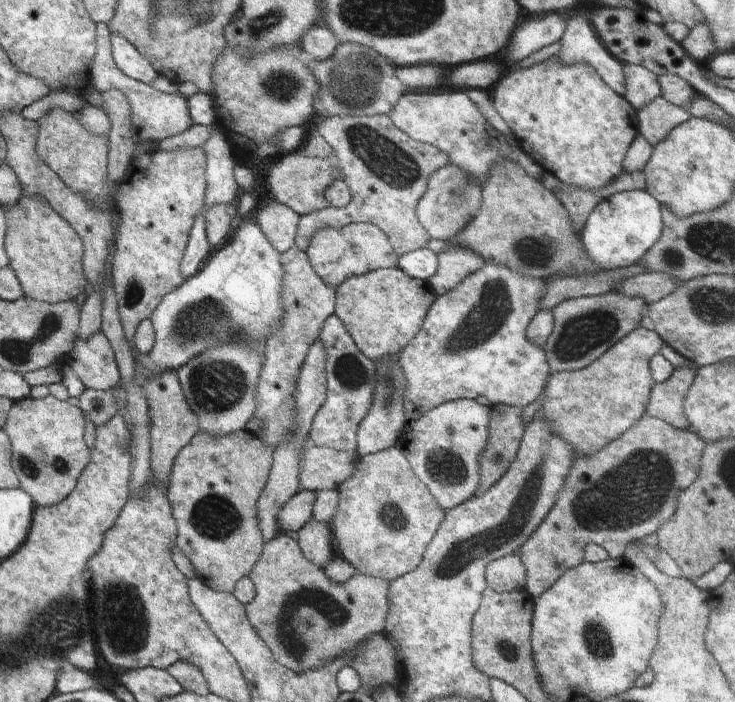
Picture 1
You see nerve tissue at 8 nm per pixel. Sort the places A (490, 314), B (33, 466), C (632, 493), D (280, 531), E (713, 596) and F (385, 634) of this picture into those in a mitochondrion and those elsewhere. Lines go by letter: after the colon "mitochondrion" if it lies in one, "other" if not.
A: mitochondrion
B: mitochondrion
C: mitochondrion
D: other
E: other
F: other

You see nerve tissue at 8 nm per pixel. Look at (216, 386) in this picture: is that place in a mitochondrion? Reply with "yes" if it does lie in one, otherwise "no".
yes

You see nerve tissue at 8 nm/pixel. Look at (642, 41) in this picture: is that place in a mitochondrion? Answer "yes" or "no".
no

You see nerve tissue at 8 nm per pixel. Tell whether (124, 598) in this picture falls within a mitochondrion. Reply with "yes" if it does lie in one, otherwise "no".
yes

